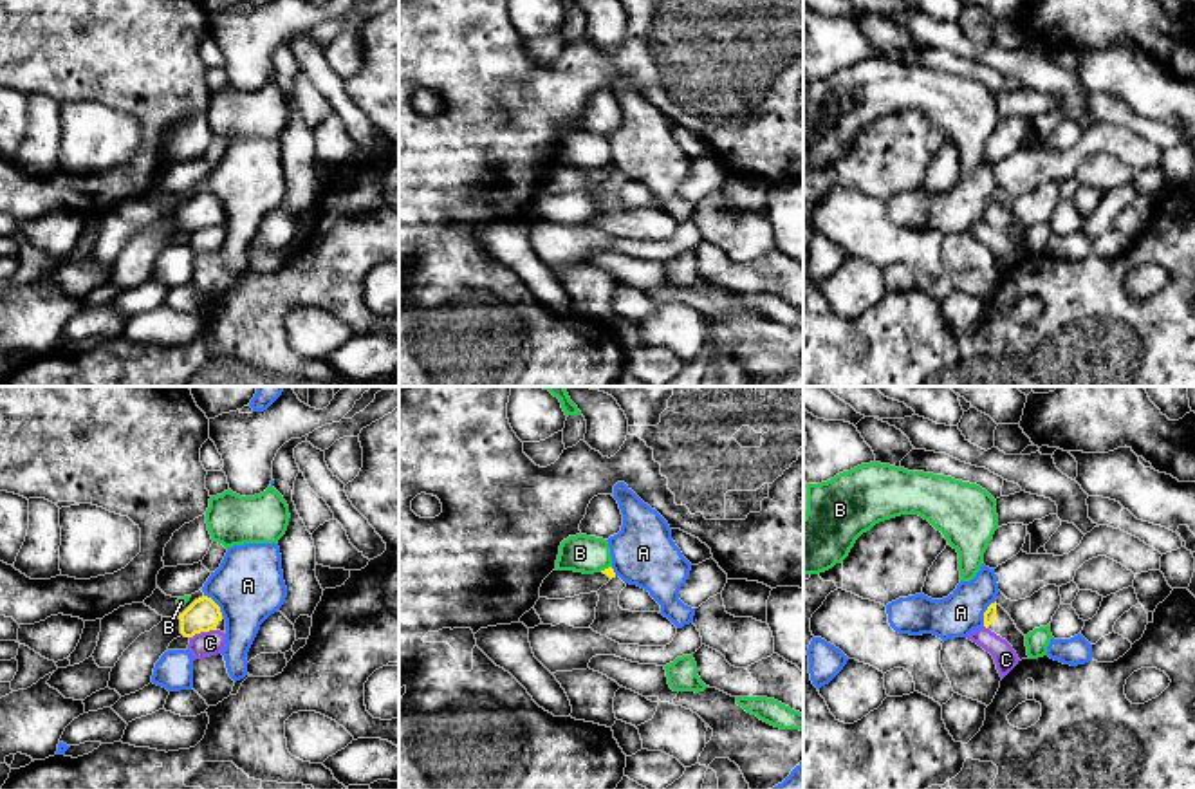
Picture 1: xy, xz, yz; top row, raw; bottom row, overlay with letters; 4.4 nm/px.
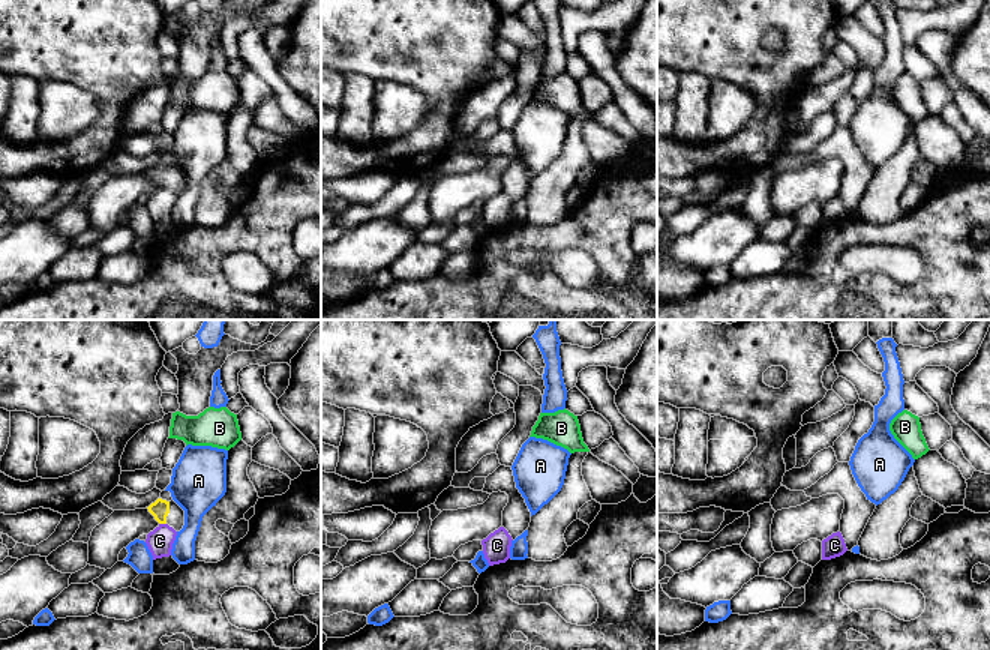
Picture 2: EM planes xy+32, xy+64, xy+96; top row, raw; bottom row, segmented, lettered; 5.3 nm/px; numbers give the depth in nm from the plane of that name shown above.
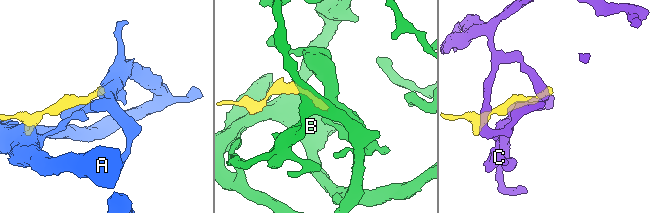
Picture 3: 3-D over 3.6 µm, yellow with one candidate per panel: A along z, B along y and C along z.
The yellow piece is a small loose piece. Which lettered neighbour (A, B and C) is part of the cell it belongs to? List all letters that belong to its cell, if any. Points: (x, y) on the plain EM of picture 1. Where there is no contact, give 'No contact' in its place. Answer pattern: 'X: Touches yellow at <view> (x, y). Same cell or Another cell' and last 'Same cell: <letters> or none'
A: Touches yellow at yz (984, 210). Another cell
B: Touches yellow at xz (605, 165). Another cell
C: Touches yellow at xy (203, 226). Another cell
Same cell: none

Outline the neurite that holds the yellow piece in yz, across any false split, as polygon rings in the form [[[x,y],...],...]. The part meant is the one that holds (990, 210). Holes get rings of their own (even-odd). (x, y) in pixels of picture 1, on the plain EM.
[[[991,199],[984,208],[984,222],[1005,235],[1013,246],[1016,247],[1018,255],[1029,255],[1025,231],[1016,224],[1011,211],[996,199]]]

